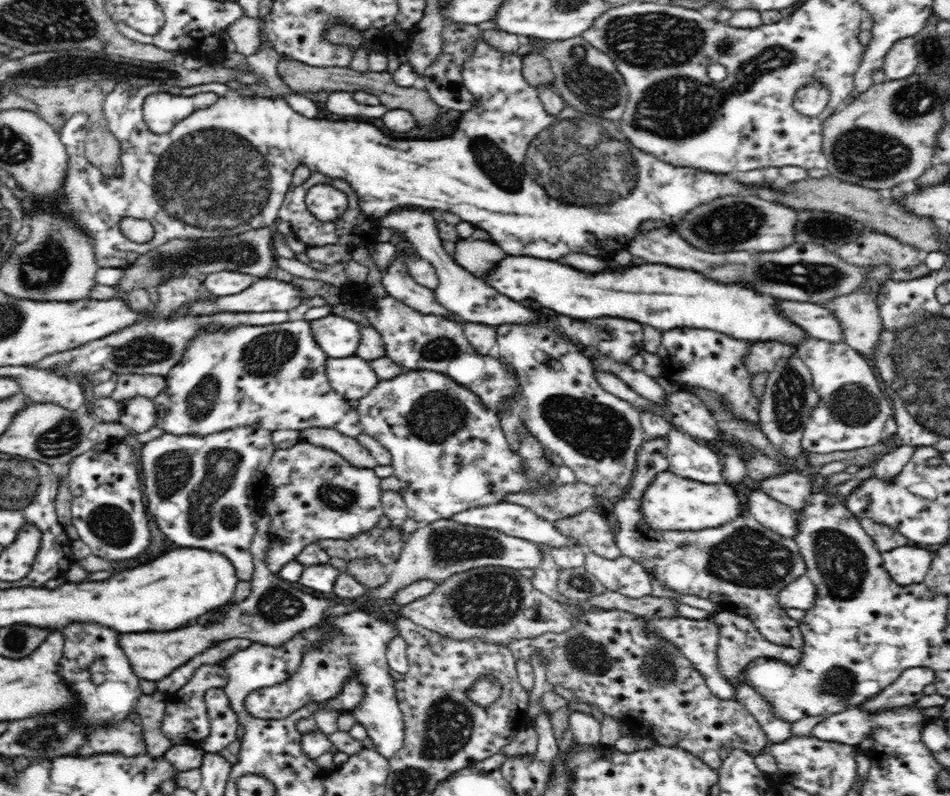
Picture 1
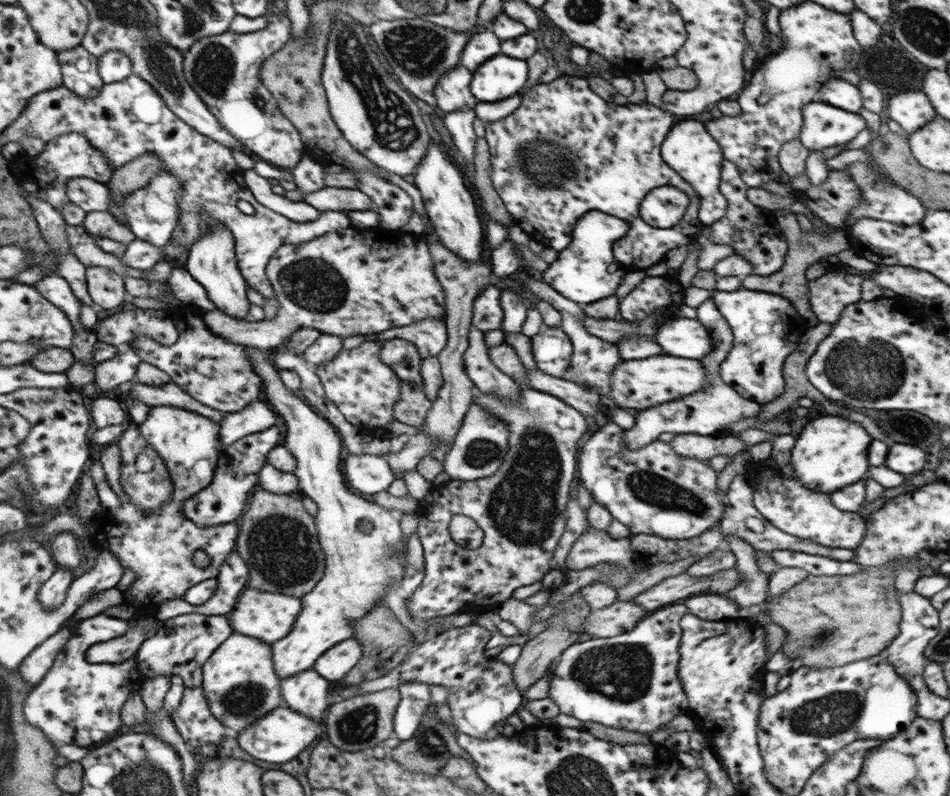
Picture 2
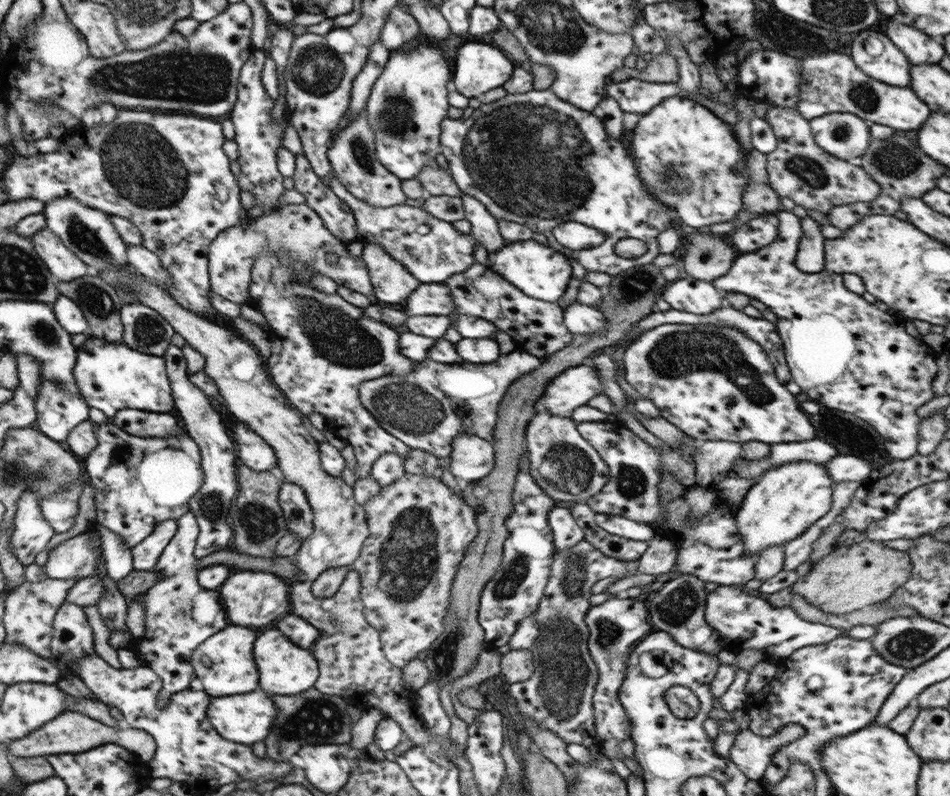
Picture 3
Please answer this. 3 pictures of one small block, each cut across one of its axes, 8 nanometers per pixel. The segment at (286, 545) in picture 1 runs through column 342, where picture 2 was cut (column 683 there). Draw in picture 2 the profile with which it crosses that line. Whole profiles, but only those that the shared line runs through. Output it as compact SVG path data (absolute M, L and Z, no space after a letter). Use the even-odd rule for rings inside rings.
M611 419L582 439L582 450L577 457L579 480L581 485L591 494L597 505L607 509L612 518L624 524L631 535L658 536L665 540L683 540L693 538L705 532L715 522L719 522L724 510L727 494L721 495L716 486L717 472L707 461L693 457L677 456L669 443L655 440L643 448L628 448L624 444L623 431Z

